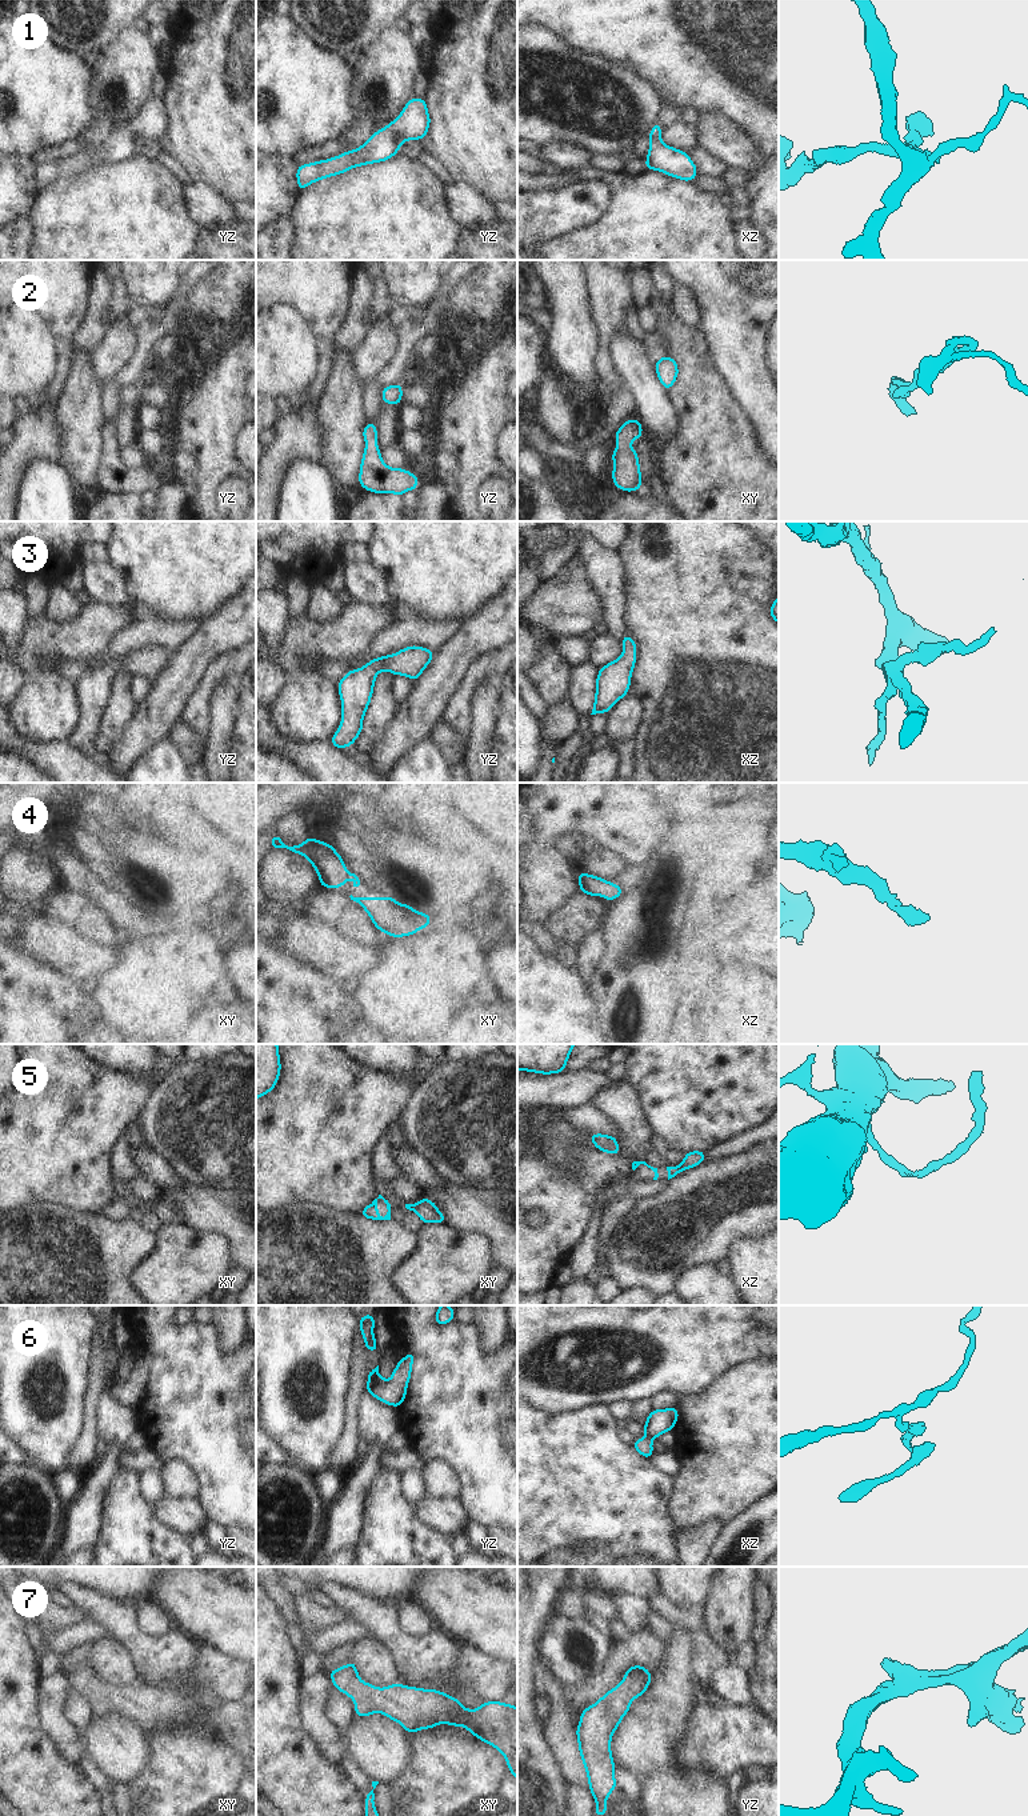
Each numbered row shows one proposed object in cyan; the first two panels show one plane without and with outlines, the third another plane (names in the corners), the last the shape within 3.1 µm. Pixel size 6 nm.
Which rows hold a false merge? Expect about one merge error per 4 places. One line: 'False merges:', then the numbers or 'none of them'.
False merges: none of them

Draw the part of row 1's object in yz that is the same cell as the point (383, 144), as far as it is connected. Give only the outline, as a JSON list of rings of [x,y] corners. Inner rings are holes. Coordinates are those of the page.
[[[412,97],[397,119],[376,131],[361,147],[332,159],[297,165],[297,188],[301,192],[312,183],[345,173],[355,167],[387,161],[400,151],[403,141],[423,140],[429,125],[425,99]]]

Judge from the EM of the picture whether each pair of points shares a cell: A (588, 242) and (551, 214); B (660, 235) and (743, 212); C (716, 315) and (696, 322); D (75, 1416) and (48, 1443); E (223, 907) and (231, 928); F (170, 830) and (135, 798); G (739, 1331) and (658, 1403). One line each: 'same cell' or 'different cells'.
A: different cells
B: different cells
C: different cells
D: same cell
E: same cell
F: same cell
G: different cells

